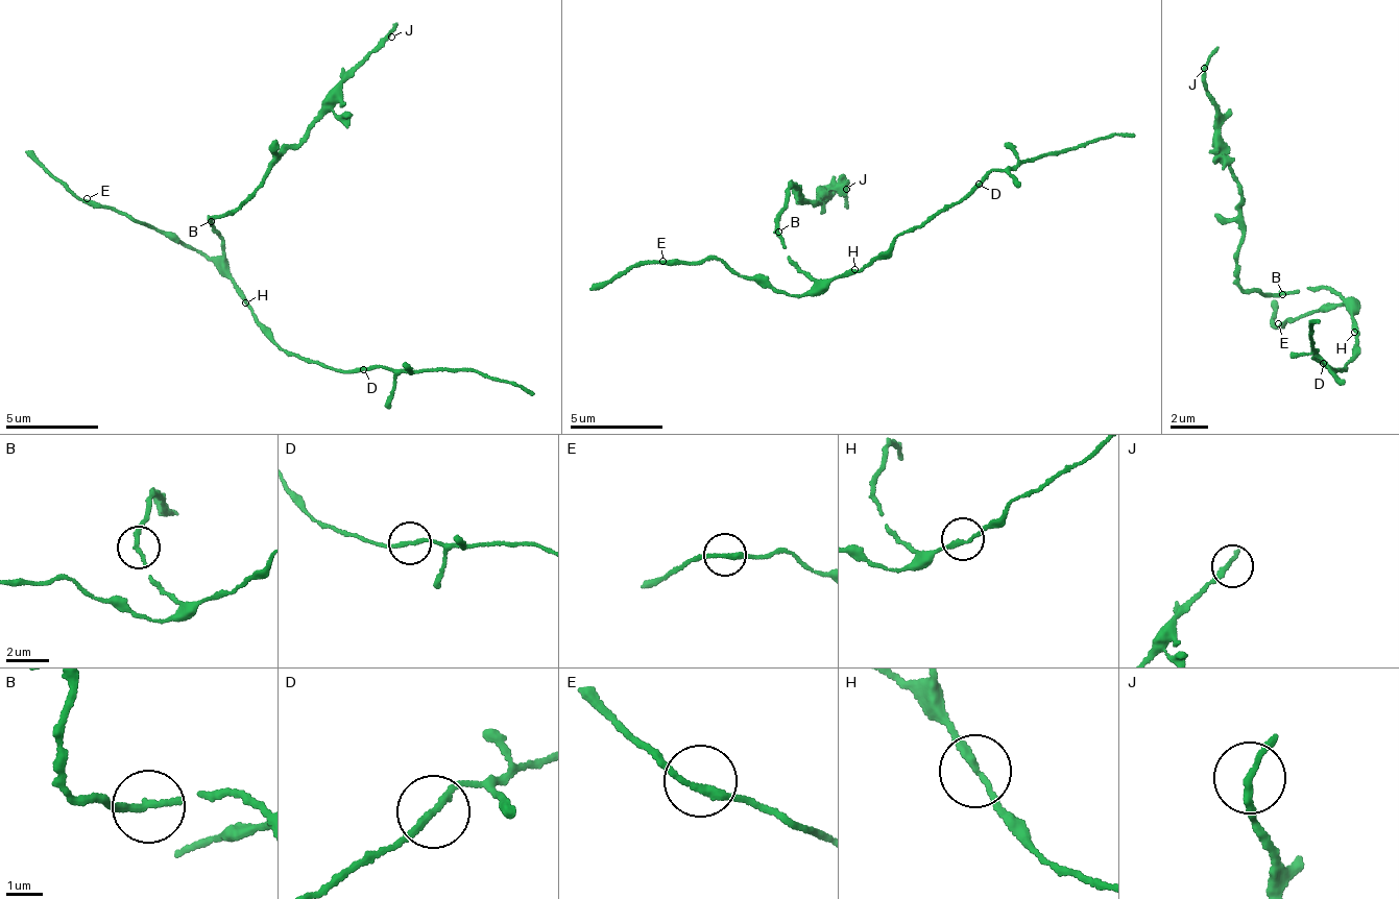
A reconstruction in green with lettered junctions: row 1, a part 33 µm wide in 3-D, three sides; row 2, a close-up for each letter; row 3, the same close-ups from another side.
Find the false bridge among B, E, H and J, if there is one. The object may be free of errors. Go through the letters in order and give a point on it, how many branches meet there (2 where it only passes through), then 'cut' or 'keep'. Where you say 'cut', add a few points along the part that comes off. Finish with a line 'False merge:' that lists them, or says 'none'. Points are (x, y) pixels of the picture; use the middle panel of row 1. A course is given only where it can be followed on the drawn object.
B: (778, 232) | 2 | keep
E: (662, 261) | 2 | keep
H: (854, 269) | 2 | keep
J: (846, 189) | 2 | keep
False merge: none

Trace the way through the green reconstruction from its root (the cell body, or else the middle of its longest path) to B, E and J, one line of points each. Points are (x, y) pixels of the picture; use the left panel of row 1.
B: (228, 265), (216, 236), (213, 219), (211, 221)
E: (228, 265), (197, 253), (195, 247), (182, 245), (179, 238), (155, 233), (87, 198)
J: (228, 265), (211, 221), (217, 214), (223, 217), (259, 186), (263, 173), (303, 140), (322, 101), (391, 37)

